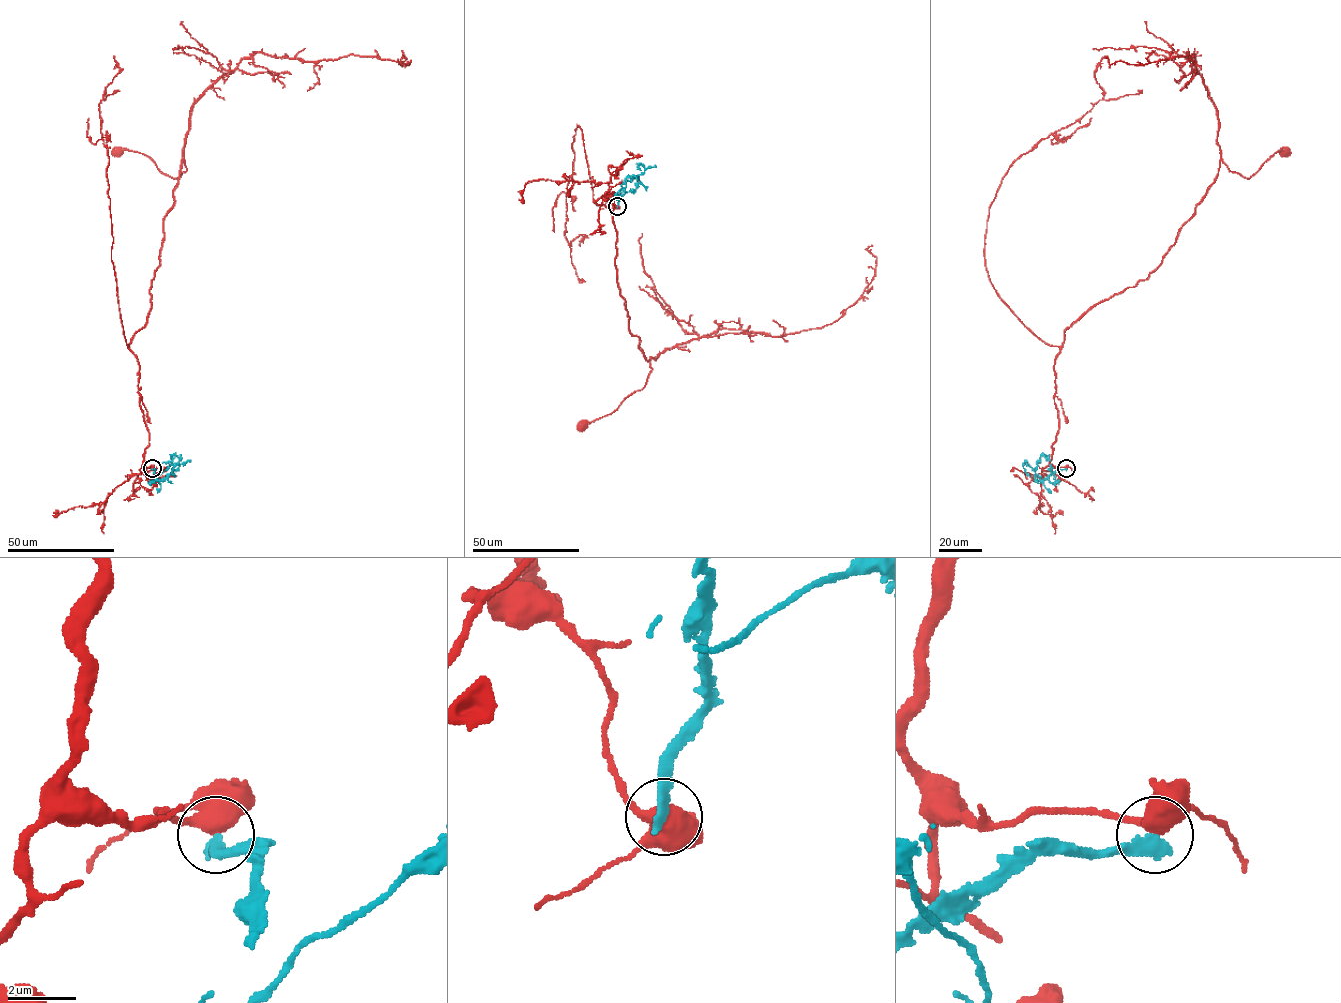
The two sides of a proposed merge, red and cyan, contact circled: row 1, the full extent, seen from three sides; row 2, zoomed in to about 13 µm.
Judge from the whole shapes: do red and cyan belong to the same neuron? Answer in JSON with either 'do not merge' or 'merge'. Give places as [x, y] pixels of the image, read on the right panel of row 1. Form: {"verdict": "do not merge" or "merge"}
{"verdict": "do not merge"}

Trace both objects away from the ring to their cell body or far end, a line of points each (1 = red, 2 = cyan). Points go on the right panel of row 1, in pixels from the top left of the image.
1: (1066, 468), (1050, 463), (1059, 429), (1054, 364), (1063, 332), (1159, 265), (1220, 159), (1249, 178), (1283, 151)
2: (1066, 468), (1037, 480), (1032, 468), (1024, 464), (1029, 476)

